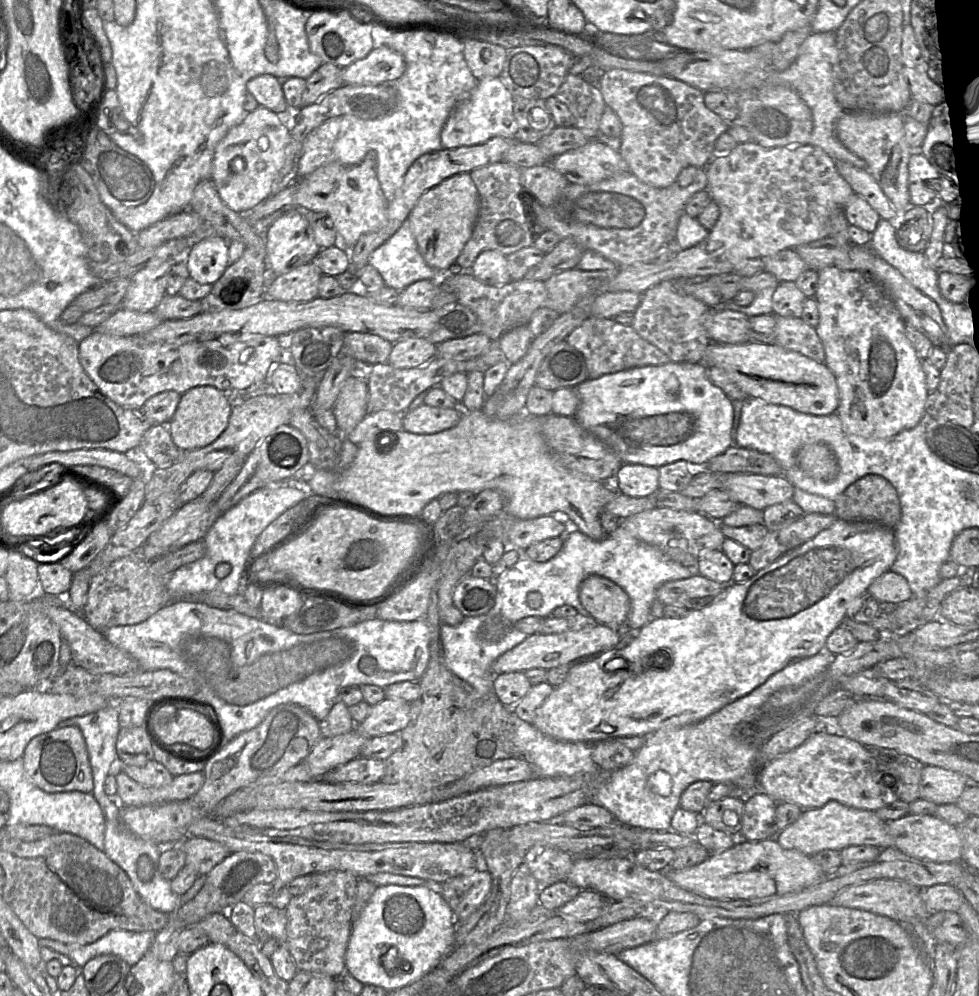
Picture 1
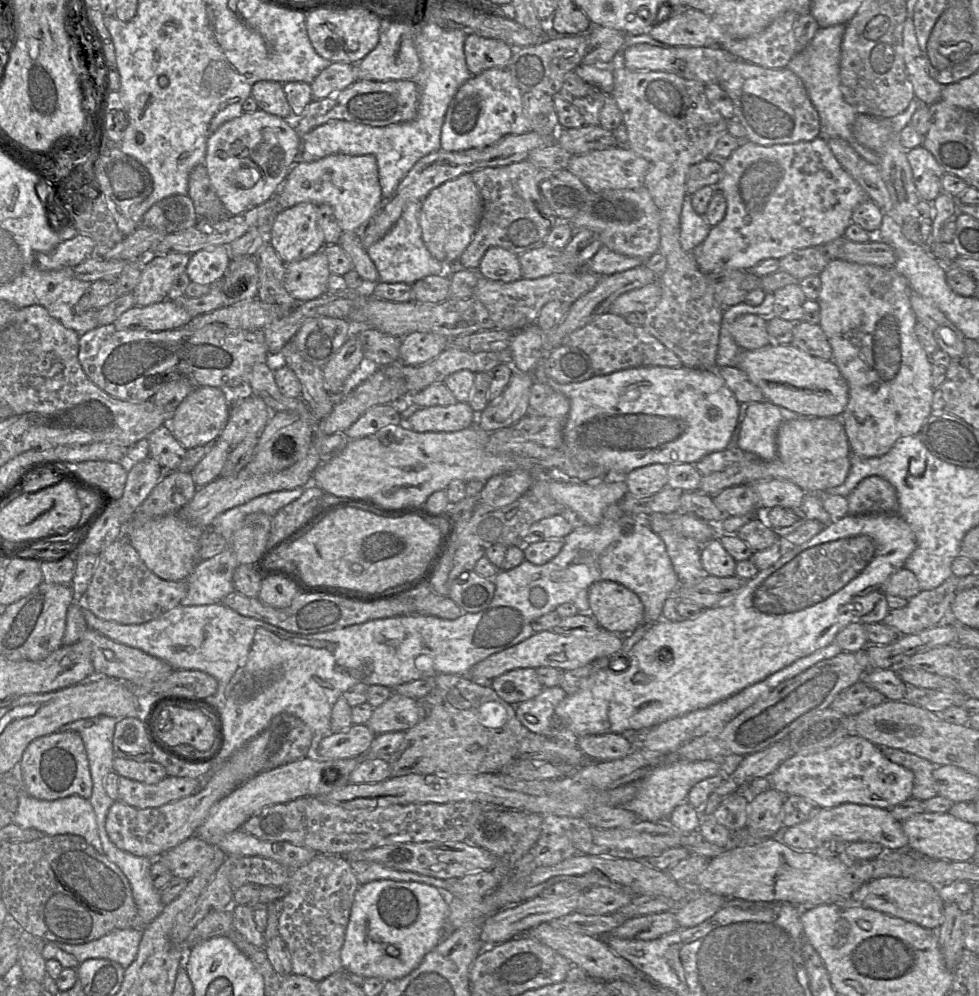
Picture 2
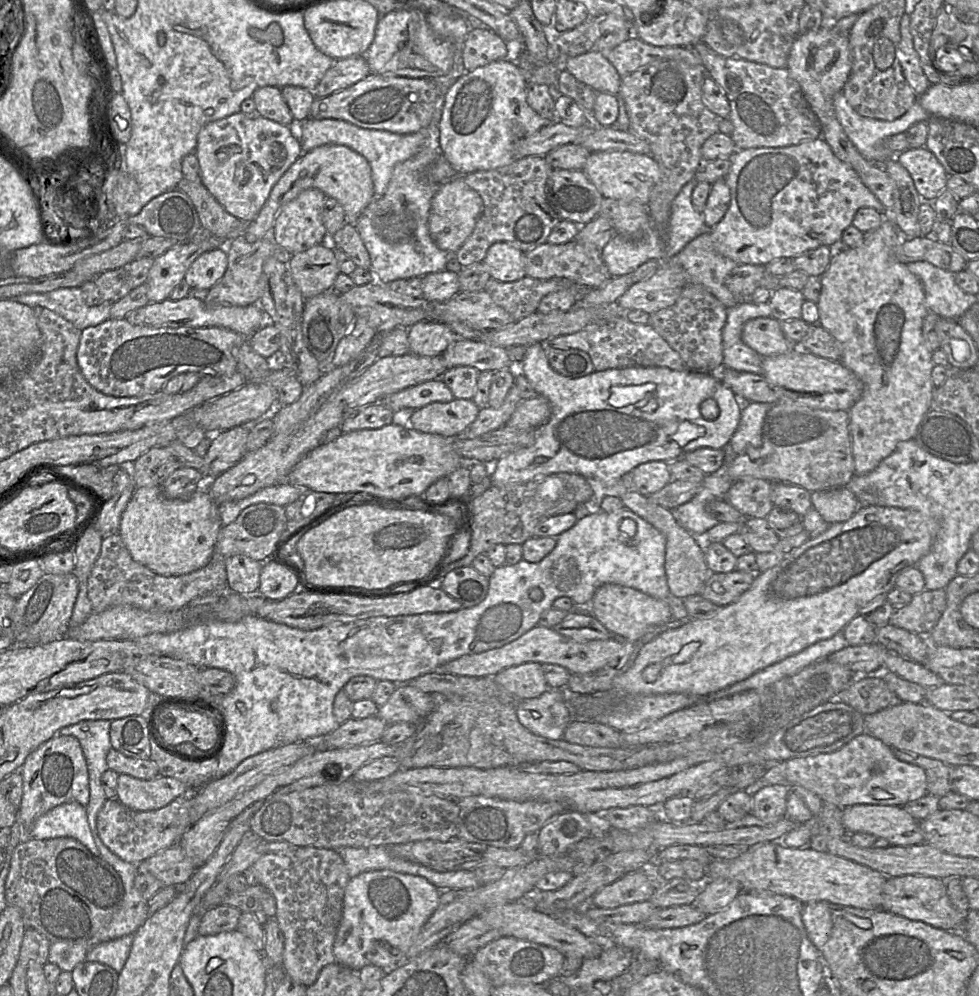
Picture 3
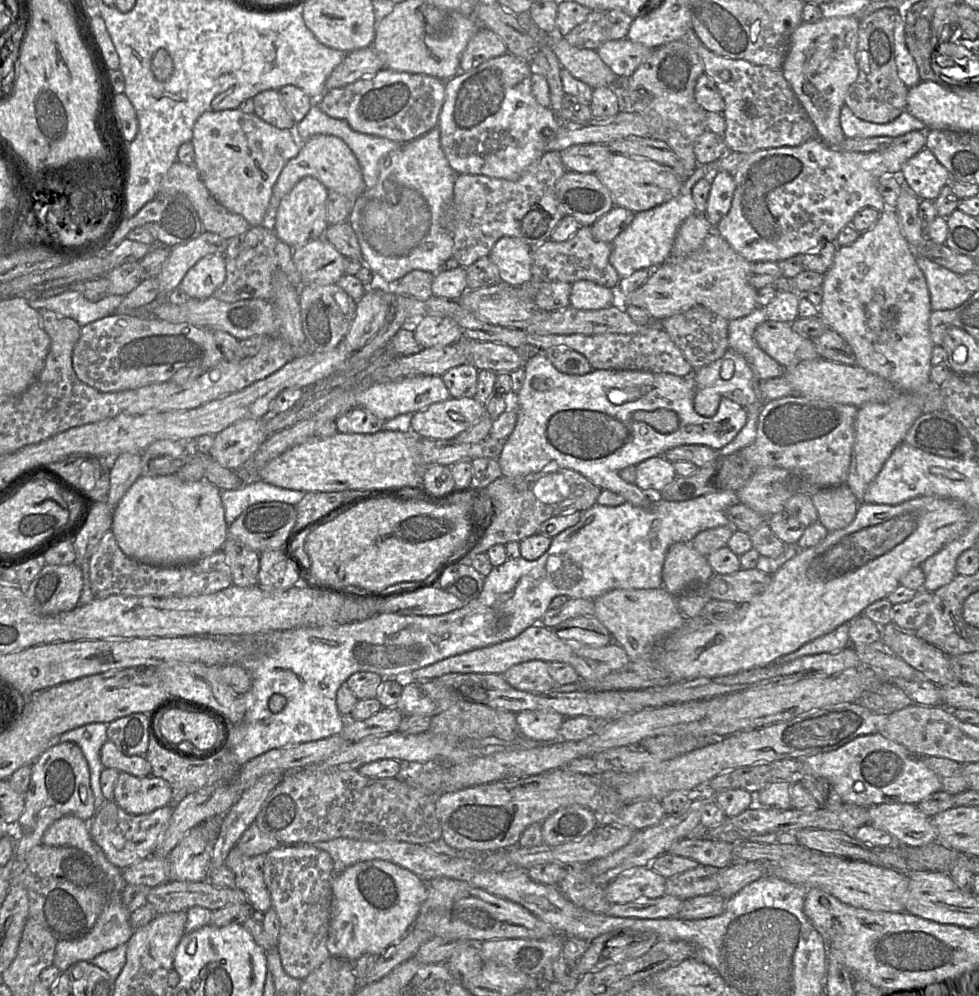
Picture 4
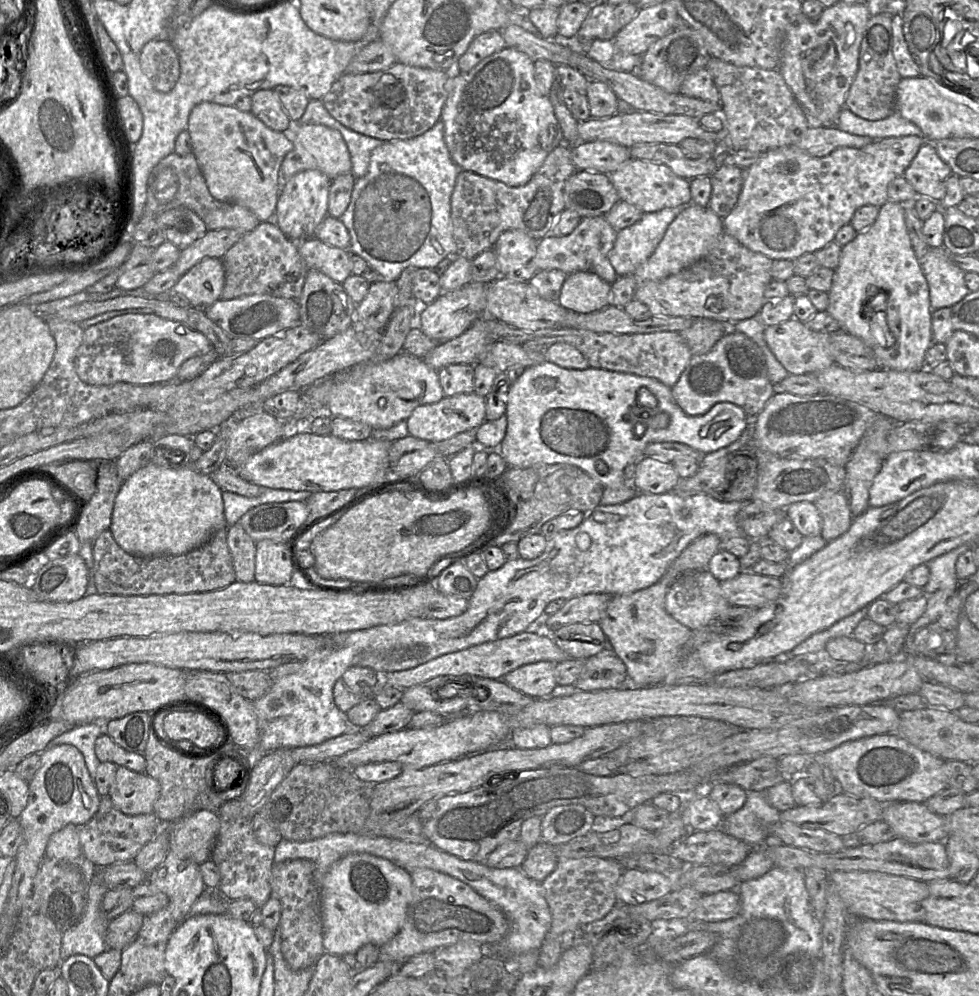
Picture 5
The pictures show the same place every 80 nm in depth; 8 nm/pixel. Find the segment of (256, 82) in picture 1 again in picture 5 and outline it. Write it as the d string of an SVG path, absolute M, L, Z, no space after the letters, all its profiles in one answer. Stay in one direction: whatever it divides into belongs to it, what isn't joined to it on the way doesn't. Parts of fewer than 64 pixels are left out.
M274 89L259 90L251 96L251 113L267 127L278 132L292 131L295 124Z

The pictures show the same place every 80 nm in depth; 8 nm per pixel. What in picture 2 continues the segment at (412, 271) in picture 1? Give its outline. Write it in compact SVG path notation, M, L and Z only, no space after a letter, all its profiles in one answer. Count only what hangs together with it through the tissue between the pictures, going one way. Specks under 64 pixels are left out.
M422 201L407 203L400 218L388 233L367 248L368 255L379 273L379 281L384 283L402 282L412 285L426 276L447 272L447 265L450 262L442 263L435 259L422 239L422 230L419 224Z

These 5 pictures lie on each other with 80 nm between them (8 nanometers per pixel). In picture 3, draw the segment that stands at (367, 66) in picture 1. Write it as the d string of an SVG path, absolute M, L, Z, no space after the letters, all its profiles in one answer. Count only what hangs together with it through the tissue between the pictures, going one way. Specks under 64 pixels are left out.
M395 10L379 19L374 40L364 57L373 74L435 78L446 75L452 69L454 47L435 35L422 11Z

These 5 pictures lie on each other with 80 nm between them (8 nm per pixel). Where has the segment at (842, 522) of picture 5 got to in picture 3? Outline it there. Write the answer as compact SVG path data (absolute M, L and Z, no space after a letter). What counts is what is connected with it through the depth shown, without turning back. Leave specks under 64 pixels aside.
M847 487L812 492L812 507L829 524L848 521L859 509L859 499Z

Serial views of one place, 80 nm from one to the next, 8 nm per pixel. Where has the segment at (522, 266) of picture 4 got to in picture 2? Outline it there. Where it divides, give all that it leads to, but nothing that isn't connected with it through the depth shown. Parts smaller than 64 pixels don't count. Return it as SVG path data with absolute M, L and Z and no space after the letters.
M490 247L477 269L480 276L500 282L513 282L522 278L518 255L502 247Z

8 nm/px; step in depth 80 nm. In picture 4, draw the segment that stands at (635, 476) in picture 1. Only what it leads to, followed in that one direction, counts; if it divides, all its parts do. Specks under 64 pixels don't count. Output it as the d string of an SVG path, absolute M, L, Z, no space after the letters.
M663 456L651 457L636 465L635 484L651 495L659 493L676 477L673 463Z

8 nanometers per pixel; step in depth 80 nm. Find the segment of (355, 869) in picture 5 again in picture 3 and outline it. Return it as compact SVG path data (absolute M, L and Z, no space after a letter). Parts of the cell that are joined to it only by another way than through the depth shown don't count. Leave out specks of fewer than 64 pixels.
M391 870L368 871L351 878L333 945L336 962L357 973L364 966L375 965L386 974L406 964L407 952L438 908L441 893L425 878Z

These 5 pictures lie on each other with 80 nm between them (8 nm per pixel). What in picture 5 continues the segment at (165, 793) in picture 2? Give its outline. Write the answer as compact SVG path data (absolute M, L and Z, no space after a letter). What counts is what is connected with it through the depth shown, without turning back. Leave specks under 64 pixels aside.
M118 766L108 797L122 813L130 816L153 813L160 784L145 773Z

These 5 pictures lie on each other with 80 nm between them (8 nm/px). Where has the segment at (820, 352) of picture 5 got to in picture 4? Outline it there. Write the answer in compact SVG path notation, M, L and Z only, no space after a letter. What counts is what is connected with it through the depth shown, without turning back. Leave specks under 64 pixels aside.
M766 320L755 329L754 340L785 369L819 357L813 340L793 331L790 323Z

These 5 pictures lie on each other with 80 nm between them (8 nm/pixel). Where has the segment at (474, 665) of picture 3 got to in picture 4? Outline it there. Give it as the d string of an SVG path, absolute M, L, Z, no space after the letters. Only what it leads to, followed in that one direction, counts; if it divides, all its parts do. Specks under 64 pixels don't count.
M534 624L513 639L454 655L415 670L410 673L408 679L413 681L432 680L448 673L491 673L502 675L510 667L531 660L570 664L578 673L579 681L582 683L599 680L611 672L625 668L630 662L626 651L619 644L590 647L575 640L562 639L552 629L542 624Z

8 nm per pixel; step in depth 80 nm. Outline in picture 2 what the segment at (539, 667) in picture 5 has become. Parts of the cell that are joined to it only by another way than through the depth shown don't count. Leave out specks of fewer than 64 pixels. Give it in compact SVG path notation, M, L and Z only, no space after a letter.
M534 668L508 671L490 681L490 685L504 701L515 707L535 698L544 688Z

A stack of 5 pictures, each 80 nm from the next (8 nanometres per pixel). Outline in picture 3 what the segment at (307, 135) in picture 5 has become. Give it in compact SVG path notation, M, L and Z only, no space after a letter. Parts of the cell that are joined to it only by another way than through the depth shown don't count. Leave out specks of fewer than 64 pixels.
M345 145L318 146L302 153L273 186L258 215L247 224L244 232L245 239L252 243L270 236L273 223L282 206L297 197L303 190L309 188L317 188L326 196L336 199L345 211L346 222L352 224L376 197L371 167L365 157Z

